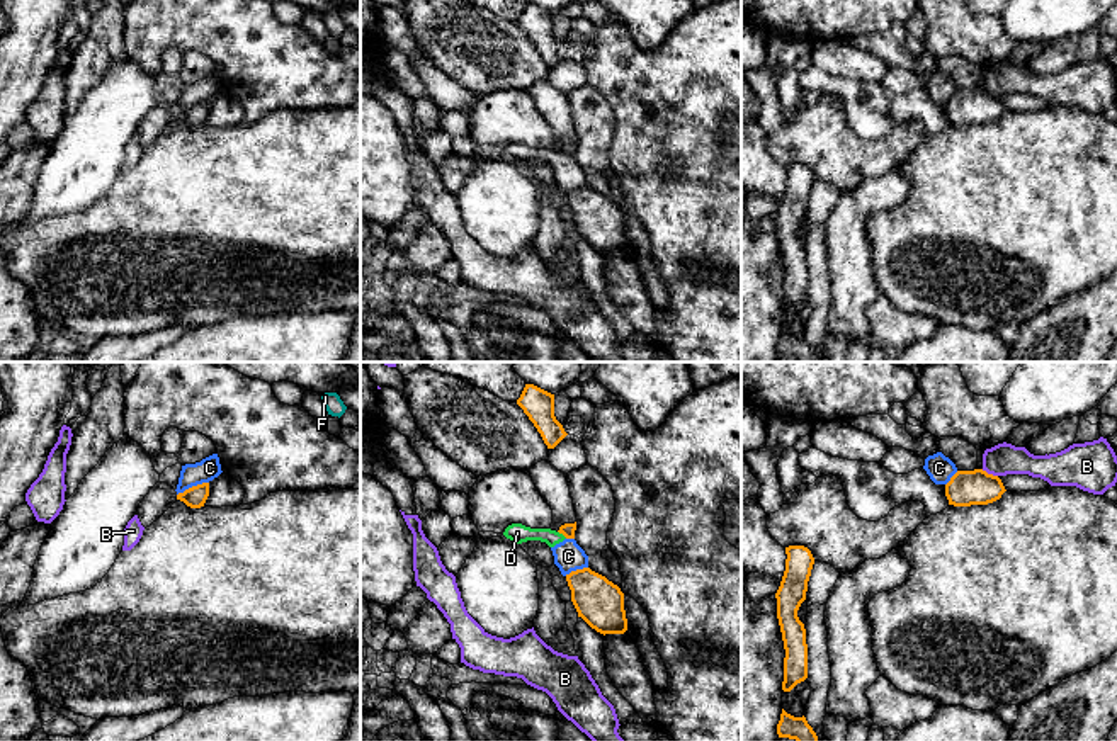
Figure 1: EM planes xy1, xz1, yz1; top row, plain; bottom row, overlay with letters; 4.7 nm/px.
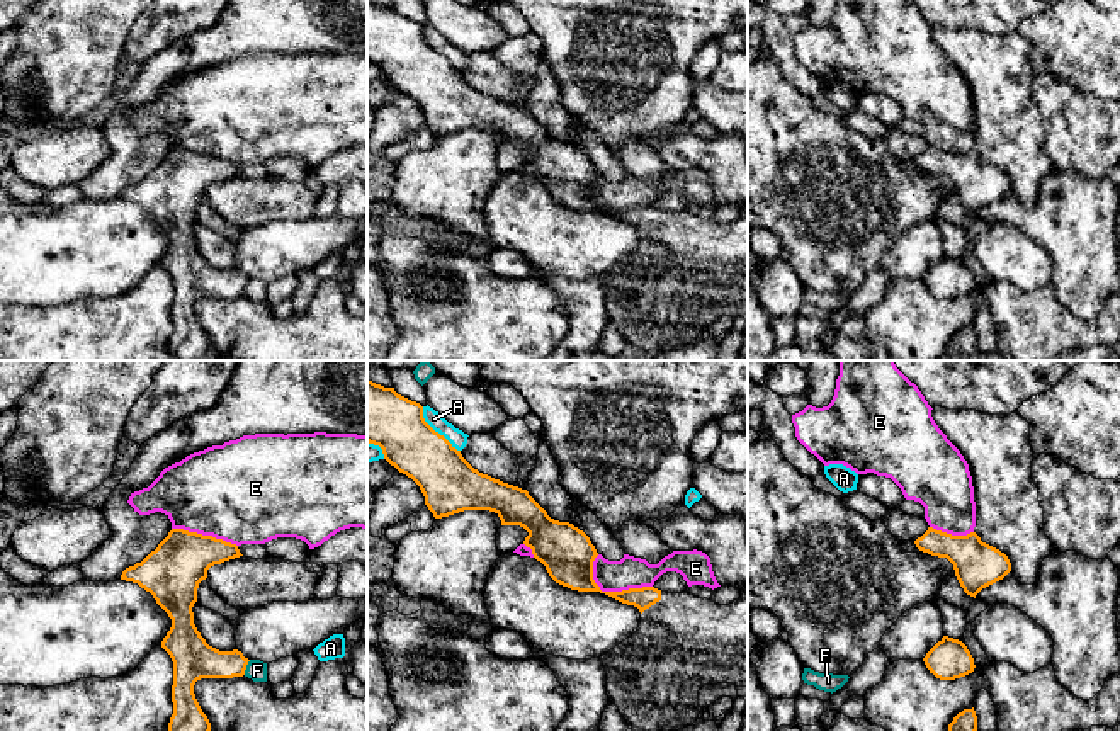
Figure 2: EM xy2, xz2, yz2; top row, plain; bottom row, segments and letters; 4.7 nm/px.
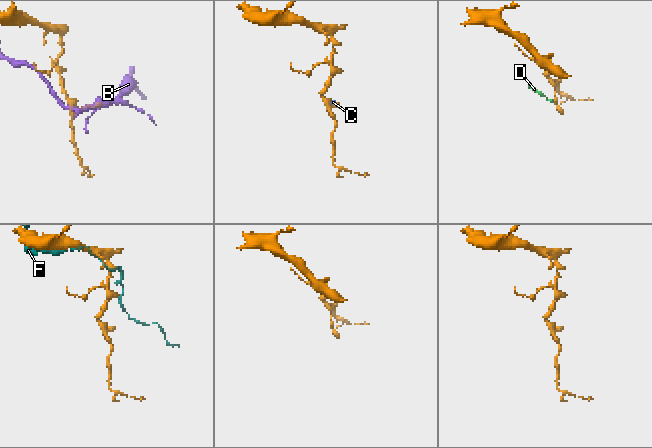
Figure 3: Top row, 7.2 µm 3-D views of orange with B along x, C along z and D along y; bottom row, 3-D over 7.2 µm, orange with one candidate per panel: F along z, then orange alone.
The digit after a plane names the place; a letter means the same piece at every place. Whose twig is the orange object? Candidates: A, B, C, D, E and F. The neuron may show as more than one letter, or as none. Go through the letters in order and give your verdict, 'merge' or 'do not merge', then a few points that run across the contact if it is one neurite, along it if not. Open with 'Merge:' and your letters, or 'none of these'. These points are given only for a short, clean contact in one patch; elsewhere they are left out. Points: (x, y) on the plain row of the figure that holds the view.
Merge: none of these
A: do not merge; line xz2 (422, 26), (422, 36), (459, 70)
B: do not merge; line yz1 (981, 89), (997, 96)
C: do not merge; line xy1 (208, 101), (192, 104), (177, 114)
D: do not merge; line xz1 (558, 150), (567, 157)
E: do not merge
F: do not merge

